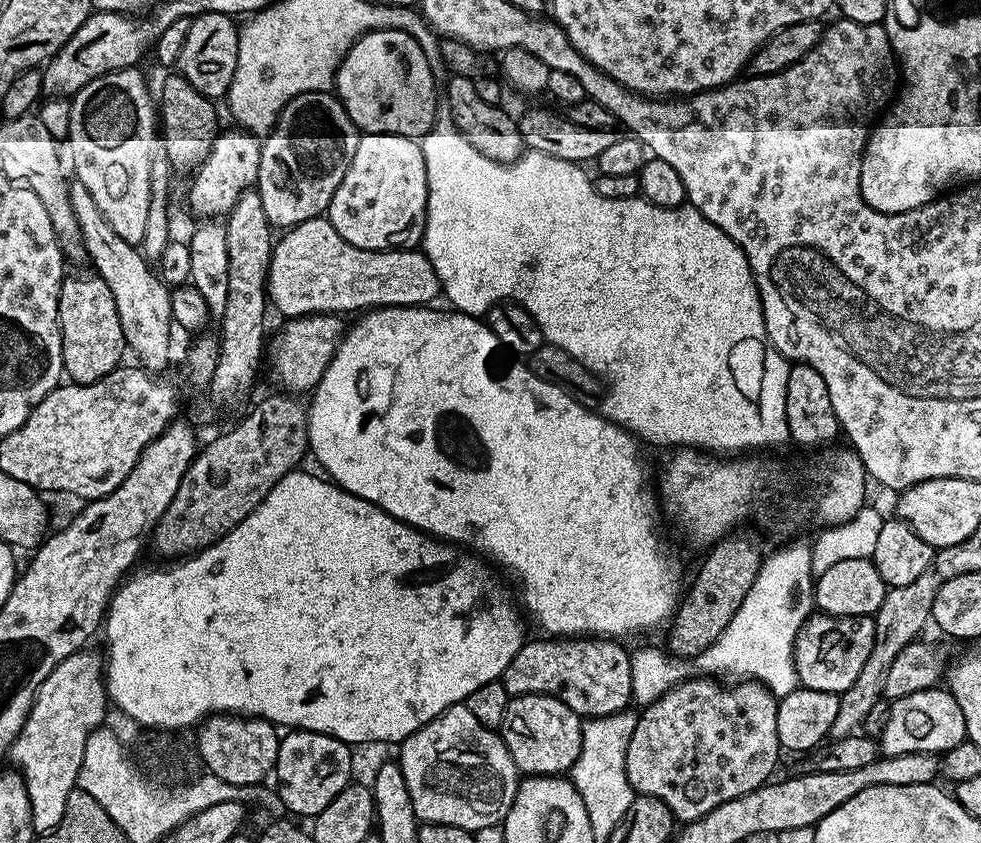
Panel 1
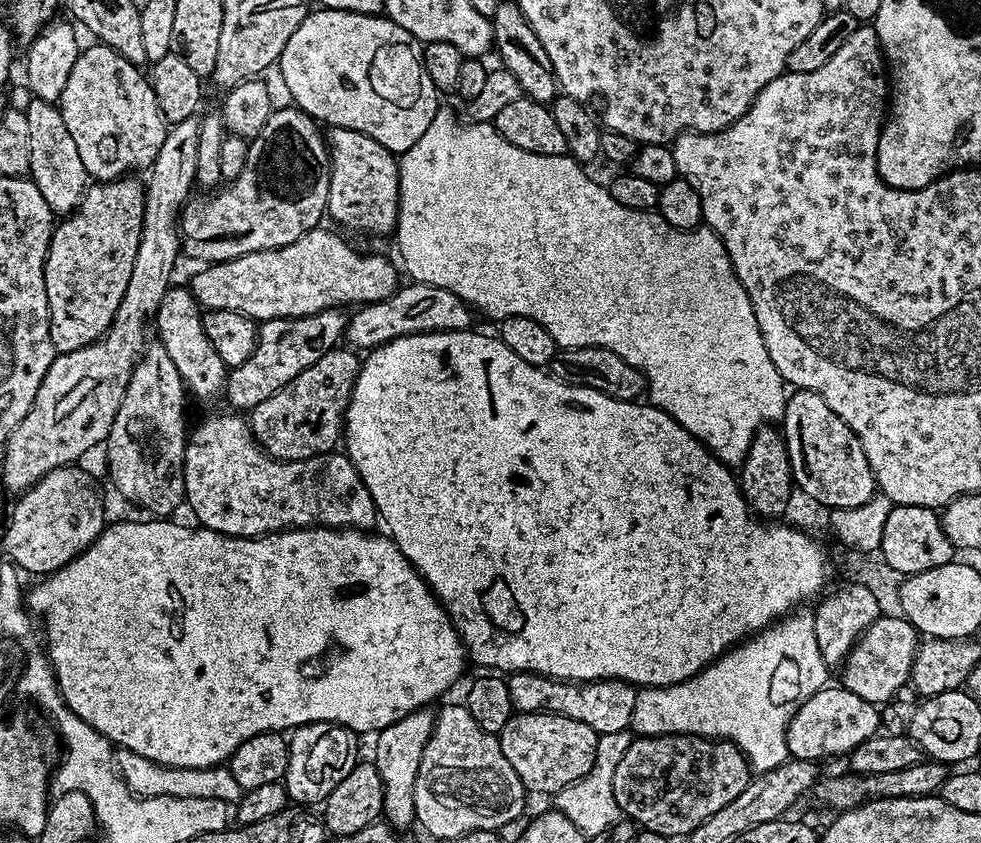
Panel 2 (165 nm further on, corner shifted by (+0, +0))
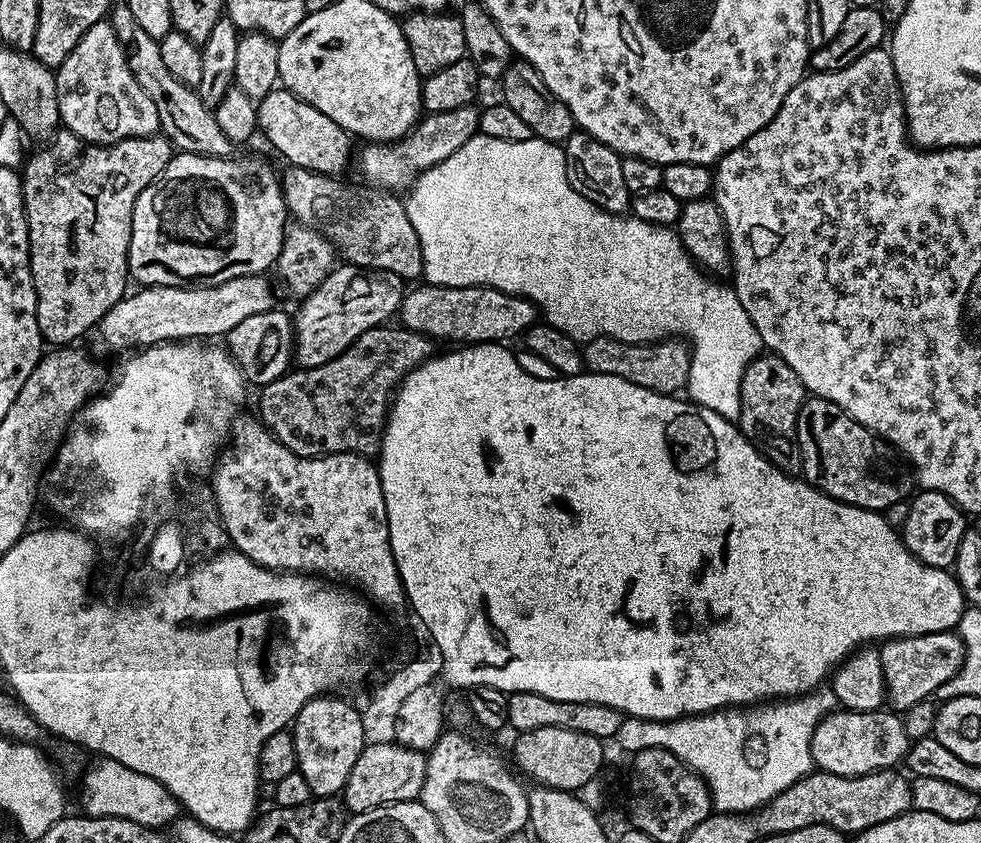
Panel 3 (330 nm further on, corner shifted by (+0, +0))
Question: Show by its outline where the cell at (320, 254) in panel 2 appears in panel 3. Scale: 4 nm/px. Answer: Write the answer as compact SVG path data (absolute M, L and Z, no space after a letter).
M264 274L230 278L230 282L205 288L137 287L136 293L133 291L125 295L123 300L100 319L100 340L110 351L120 352L123 348L135 349L137 346L227 337L228 332L238 326L238 322L273 307L272 288L268 285L268 278Z

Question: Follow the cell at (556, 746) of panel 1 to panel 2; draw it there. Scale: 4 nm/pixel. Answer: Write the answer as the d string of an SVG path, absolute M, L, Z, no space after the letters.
M516 712L498 733L502 754L514 766L514 774L532 792L555 794L578 782L594 766L600 736L586 722L574 722L549 712Z

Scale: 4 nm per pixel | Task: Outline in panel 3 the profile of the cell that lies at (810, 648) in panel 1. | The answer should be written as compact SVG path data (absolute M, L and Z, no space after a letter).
M955 631L931 632L921 636L896 636L879 645L880 661L884 667L886 700L897 713L934 697L944 682L954 678L963 664L964 646Z

